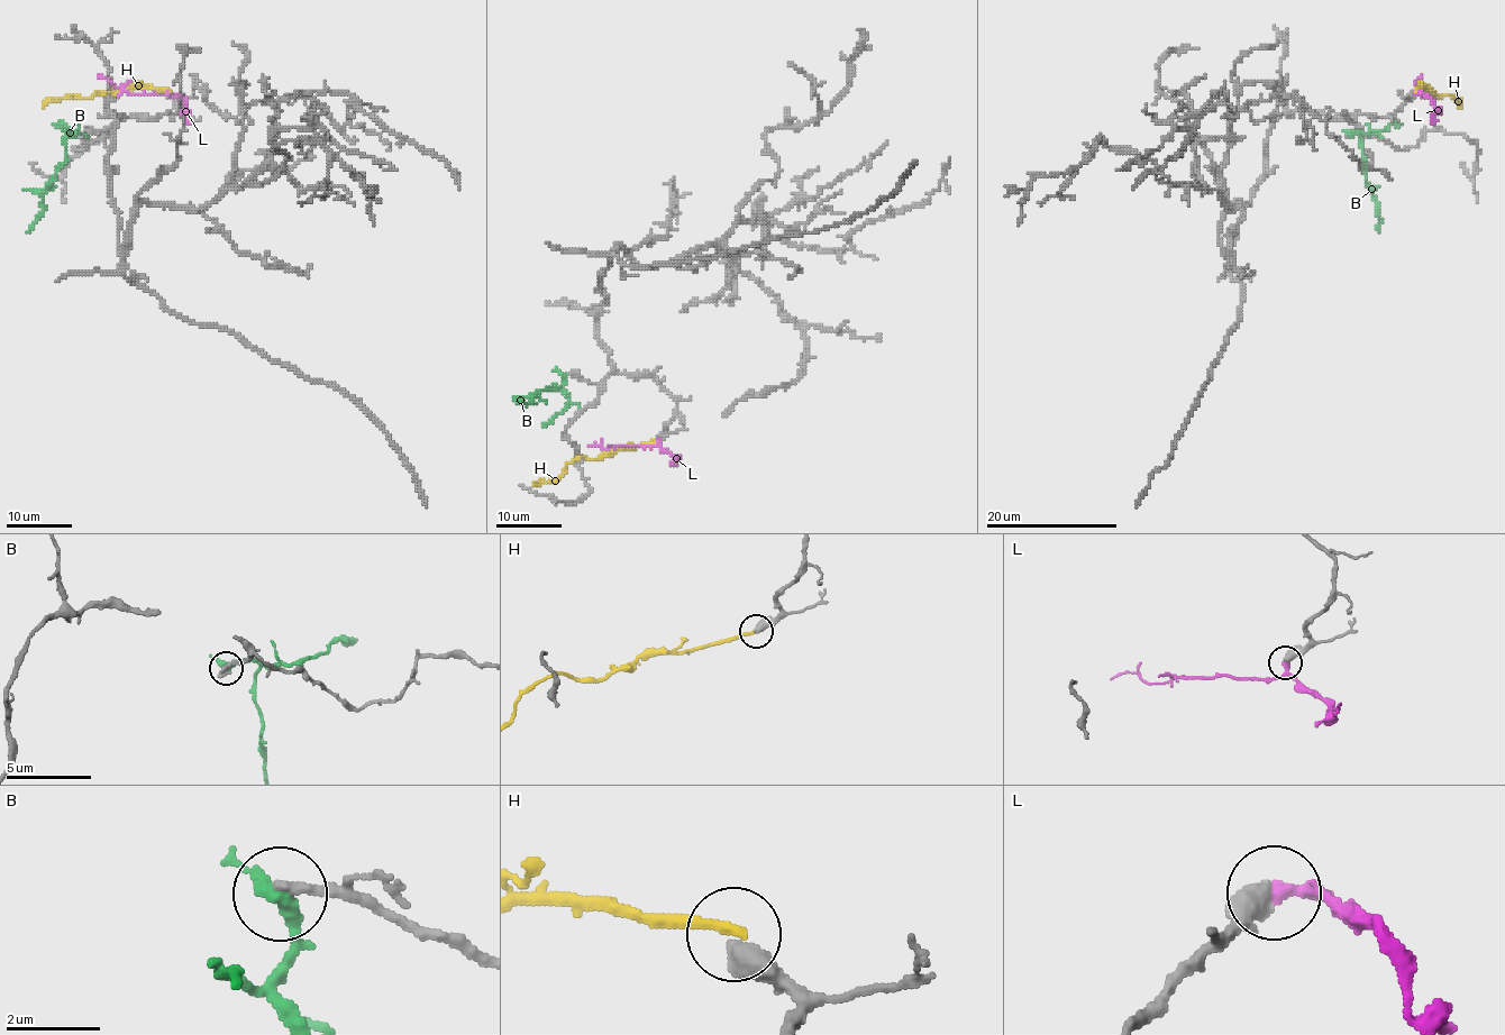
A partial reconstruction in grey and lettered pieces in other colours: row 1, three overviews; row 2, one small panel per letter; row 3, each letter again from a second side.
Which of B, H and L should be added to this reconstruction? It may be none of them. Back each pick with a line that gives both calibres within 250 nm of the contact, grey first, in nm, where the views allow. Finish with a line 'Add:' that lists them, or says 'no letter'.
L: 550/240 nm
Add: L

